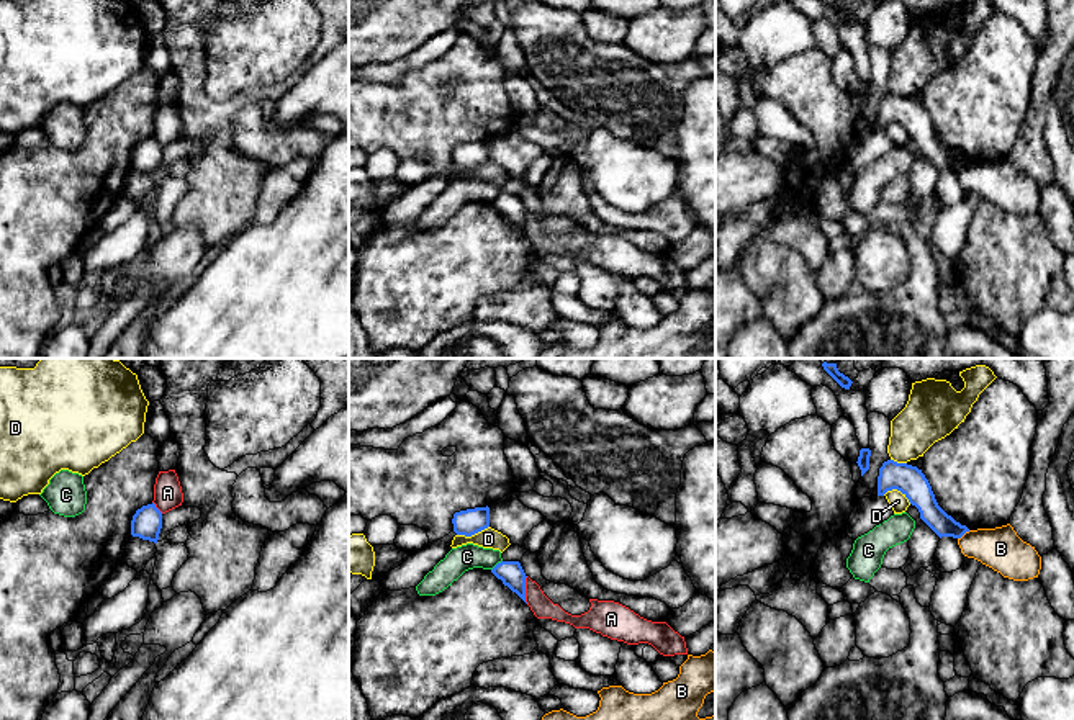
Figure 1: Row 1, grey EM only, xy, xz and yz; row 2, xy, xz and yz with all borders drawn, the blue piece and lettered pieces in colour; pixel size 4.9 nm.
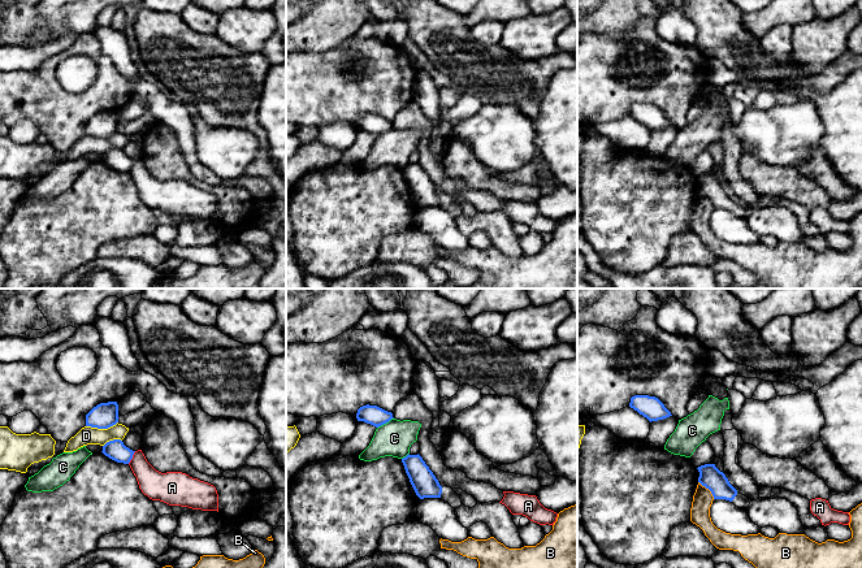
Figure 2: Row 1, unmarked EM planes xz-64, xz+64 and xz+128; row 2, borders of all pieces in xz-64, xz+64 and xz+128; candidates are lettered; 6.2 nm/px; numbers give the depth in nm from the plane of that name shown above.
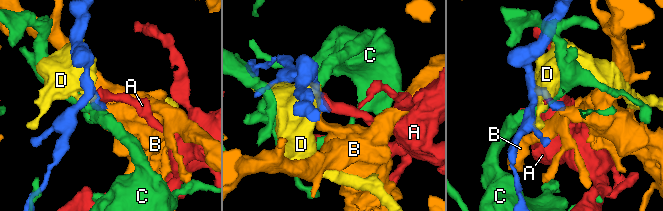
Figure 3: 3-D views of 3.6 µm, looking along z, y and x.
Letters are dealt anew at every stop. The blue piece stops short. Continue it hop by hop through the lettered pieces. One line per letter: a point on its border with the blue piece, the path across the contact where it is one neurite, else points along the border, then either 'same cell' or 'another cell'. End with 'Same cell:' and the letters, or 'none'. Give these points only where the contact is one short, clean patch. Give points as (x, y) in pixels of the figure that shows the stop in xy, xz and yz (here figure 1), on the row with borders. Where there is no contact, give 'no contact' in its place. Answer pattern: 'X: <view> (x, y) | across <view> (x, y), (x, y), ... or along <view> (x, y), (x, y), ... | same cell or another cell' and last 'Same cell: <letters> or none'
A: xz (524, 589) | along xz (527, 576), (526, 602) | another cell
B: yz (963, 534) | along yz (970, 530), (958, 539) | another cell
C: xz (496, 565) | another cell
D: xz (472, 534) | another cell
Same cell: none

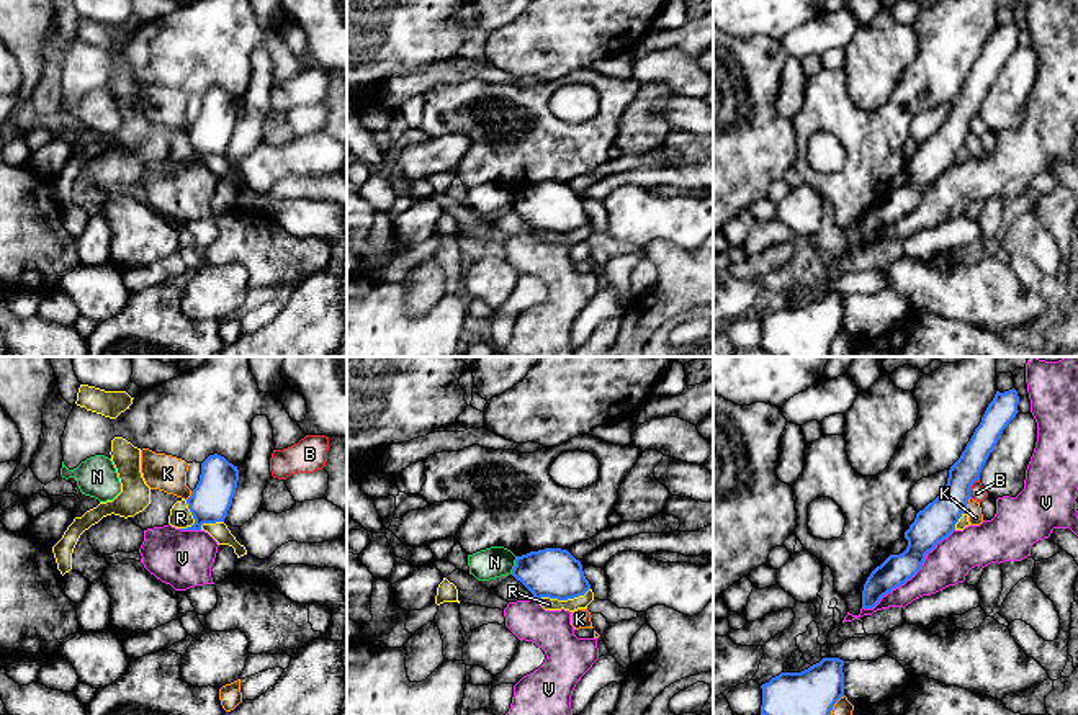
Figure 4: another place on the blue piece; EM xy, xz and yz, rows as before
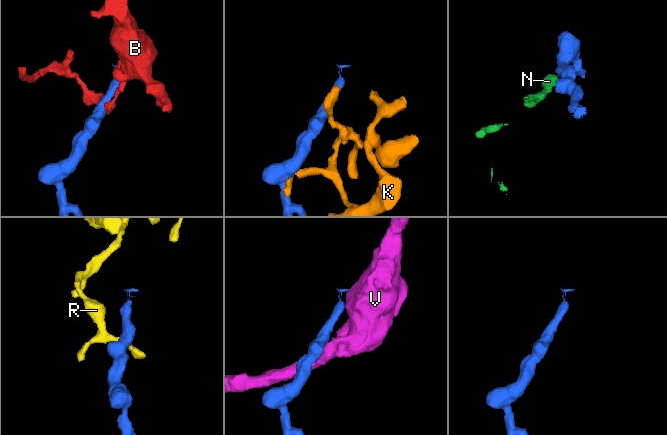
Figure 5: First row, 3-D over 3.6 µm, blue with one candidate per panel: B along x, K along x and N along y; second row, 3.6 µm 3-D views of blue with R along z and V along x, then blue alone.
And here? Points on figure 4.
B: yz (970, 488) | along yz (979, 478), (972, 485), (969, 496) | another cell
K: yz (967, 503) | another cell
N: xz (516, 565) | along xz (517, 557), (511, 573) | another cell
R: xz (563, 599) | along xz (589, 588), (583, 594), (566, 599), (538, 599) | another cell
V: yz (911, 576) | another cell
Same cell: none

